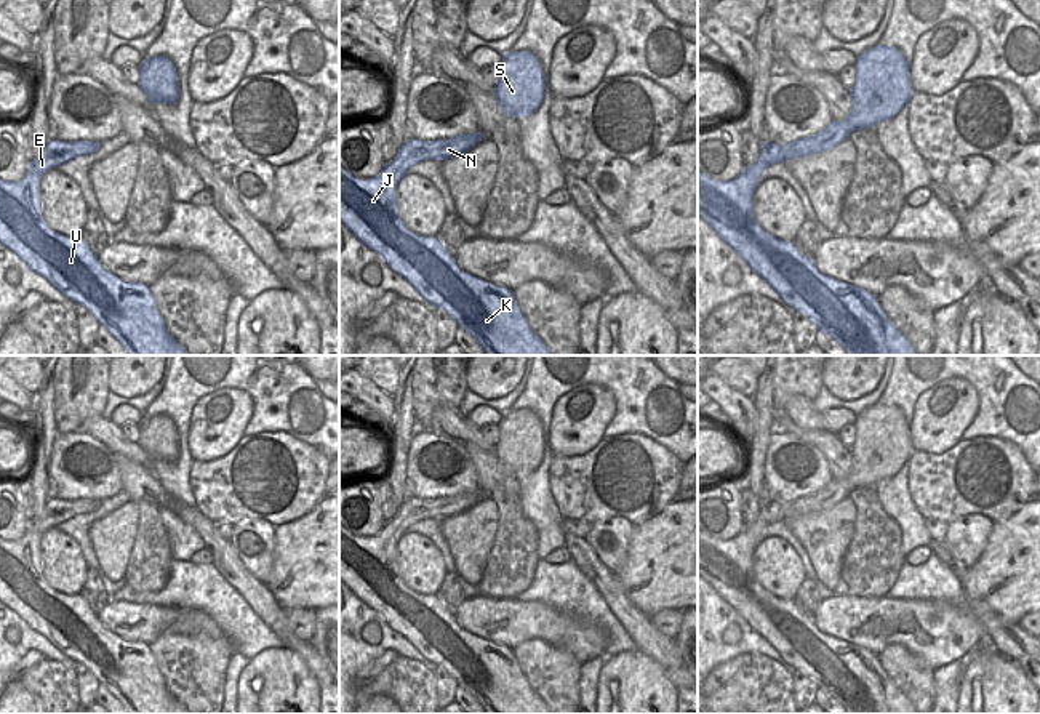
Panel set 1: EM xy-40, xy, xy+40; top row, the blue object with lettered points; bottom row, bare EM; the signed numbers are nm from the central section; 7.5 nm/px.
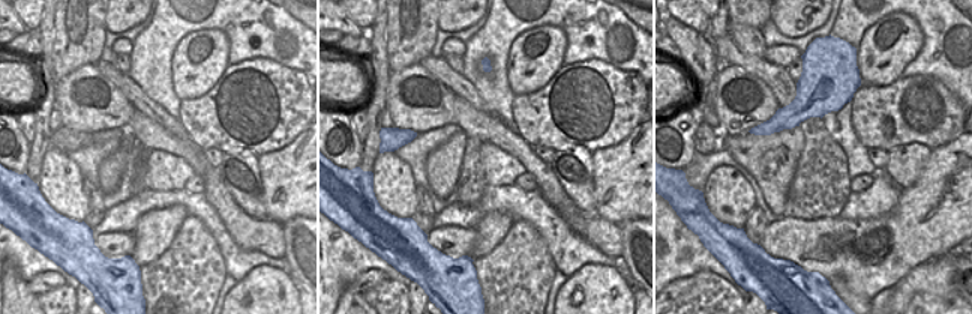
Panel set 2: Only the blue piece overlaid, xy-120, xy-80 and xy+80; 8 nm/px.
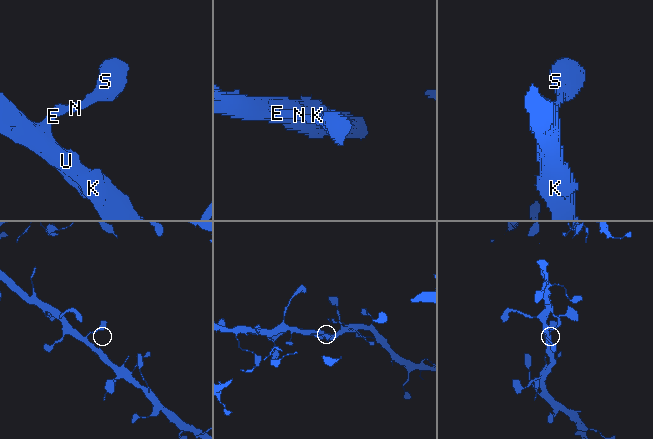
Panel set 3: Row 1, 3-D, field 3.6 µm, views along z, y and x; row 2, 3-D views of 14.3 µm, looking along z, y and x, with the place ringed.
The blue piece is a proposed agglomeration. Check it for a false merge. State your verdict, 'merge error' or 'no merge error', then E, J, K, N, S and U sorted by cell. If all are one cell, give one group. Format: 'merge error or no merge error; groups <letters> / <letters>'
no merge error; groups E J K N S U

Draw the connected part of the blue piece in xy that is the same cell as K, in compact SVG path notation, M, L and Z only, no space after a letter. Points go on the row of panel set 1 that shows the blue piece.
M478 131L451 139L405 141L395 158L371 179L355 178L339 166L339 221L427 303L450 314L458 327L477 341L485 355L550 355L542 339L528 327L512 290L464 272L438 237L422 237L410 231L398 215L395 189L411 166L426 160L446 160L466 154L477 146L482 136Z

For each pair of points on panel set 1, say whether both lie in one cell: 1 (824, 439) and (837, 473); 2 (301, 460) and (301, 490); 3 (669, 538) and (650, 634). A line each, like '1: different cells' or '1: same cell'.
1: same cell
2: same cell
3: different cells

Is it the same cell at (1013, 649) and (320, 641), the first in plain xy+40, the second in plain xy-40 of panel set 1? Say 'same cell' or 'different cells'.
different cells

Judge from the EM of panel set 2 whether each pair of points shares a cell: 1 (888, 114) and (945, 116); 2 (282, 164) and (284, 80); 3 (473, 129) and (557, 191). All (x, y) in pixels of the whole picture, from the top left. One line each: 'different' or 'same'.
1: same
2: different
3: same

